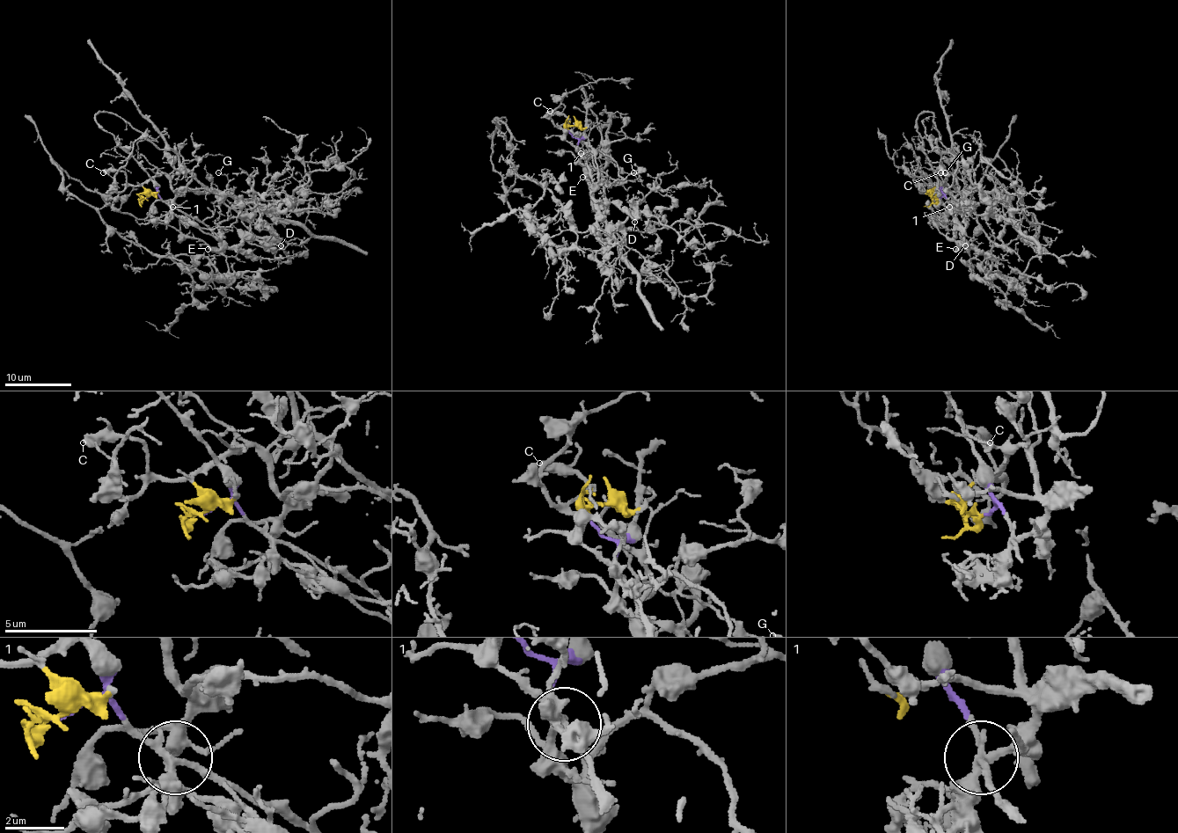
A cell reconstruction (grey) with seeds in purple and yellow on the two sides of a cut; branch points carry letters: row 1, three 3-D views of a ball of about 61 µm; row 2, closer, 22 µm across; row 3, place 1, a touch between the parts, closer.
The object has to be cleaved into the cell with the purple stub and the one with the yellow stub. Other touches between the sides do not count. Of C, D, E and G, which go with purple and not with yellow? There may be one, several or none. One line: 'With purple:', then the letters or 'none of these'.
With purple: D, E

